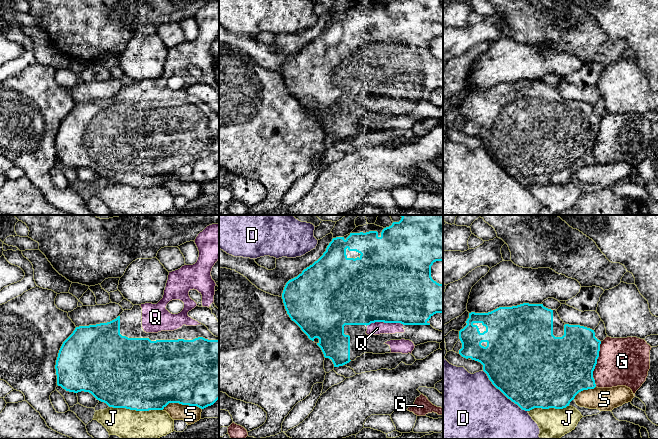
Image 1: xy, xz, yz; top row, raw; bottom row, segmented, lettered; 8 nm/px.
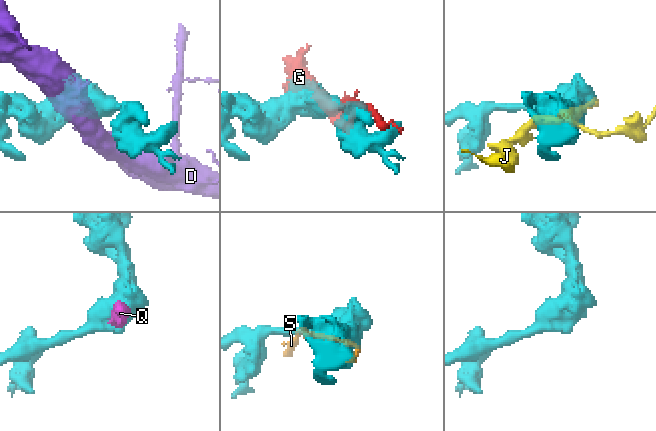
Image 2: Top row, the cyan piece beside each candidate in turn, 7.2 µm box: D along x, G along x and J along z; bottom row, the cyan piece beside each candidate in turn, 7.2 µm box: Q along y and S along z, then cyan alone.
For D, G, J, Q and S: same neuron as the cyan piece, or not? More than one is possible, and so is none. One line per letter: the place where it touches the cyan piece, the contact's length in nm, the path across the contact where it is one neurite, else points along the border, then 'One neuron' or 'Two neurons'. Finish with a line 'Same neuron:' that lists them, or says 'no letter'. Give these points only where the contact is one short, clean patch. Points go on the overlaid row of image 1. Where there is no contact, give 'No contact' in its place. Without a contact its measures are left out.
D: Touches cyan at yz (503, 393). Shared border 500 nm. Two neurons
G: Touches cyan at yz (596, 363). Shared border 380 nm. Two neurons
J: Touches cyan at xy (136, 410). Shared border 440 nm. Two neurons
Q: Touches cyan at xz (384, 322). Shared border 300 nm. One neuron
S: Touches cyan at xy (182, 404). Shared border 320 nm. Two neurons
Same neuron: Q

